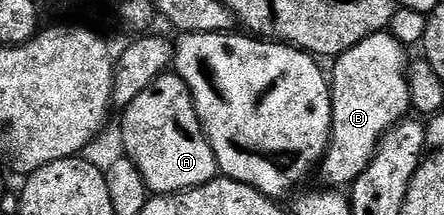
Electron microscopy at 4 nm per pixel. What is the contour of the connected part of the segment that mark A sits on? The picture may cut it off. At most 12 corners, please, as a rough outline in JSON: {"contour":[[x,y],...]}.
{"contour":[[163,74],[123,116],[152,193],[214,180],[191,91]]}

